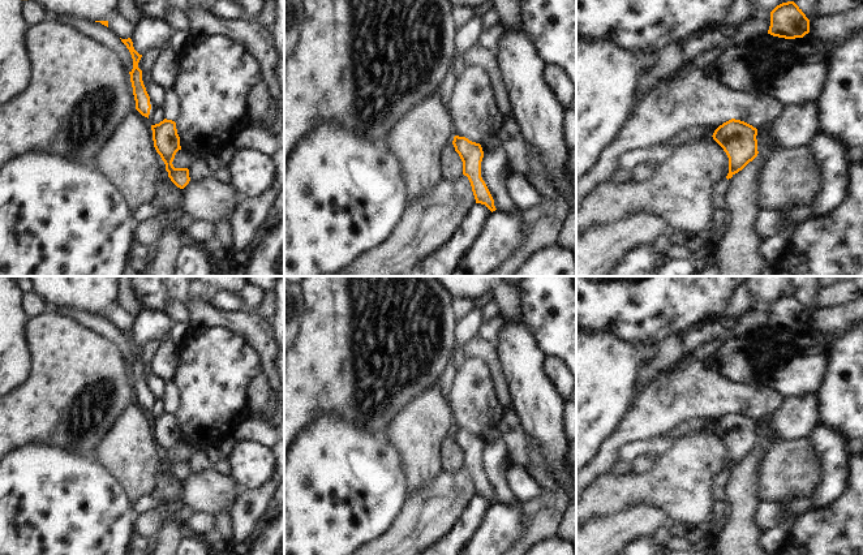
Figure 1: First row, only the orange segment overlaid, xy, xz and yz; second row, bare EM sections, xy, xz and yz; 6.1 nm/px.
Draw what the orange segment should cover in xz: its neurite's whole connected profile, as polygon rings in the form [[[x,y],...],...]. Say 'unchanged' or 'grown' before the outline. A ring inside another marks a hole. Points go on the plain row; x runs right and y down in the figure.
unchanged | [[[459,427],[454,429],[452,436],[463,453],[463,466],[471,474],[476,495],[485,496],[491,504],[495,503],[494,491],[481,469],[481,453],[484,449],[481,436]]]

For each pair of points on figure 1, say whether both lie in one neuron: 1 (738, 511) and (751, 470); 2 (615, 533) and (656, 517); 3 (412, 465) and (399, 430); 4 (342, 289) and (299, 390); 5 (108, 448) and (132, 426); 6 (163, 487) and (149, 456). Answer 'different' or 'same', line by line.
1: same
2: same
3: same
4: same
5: same
6: different

